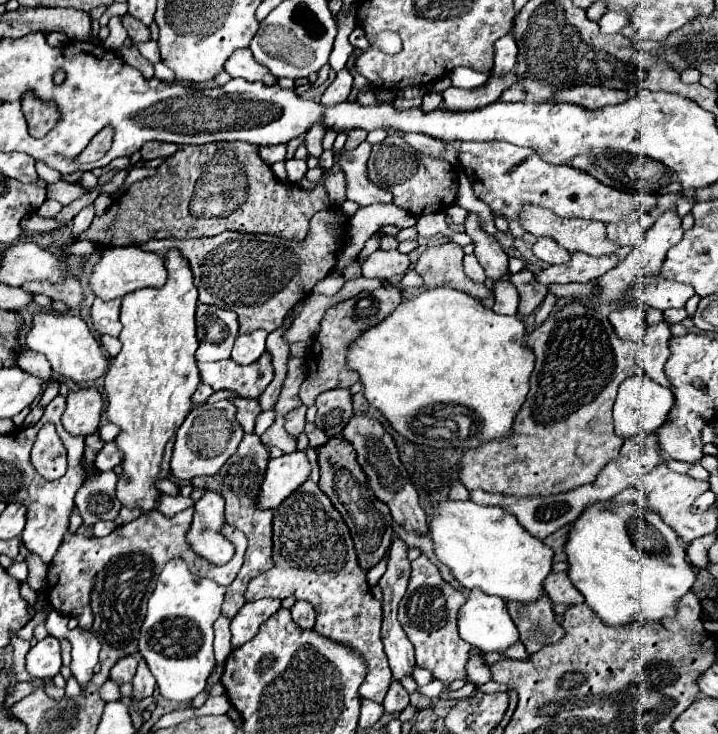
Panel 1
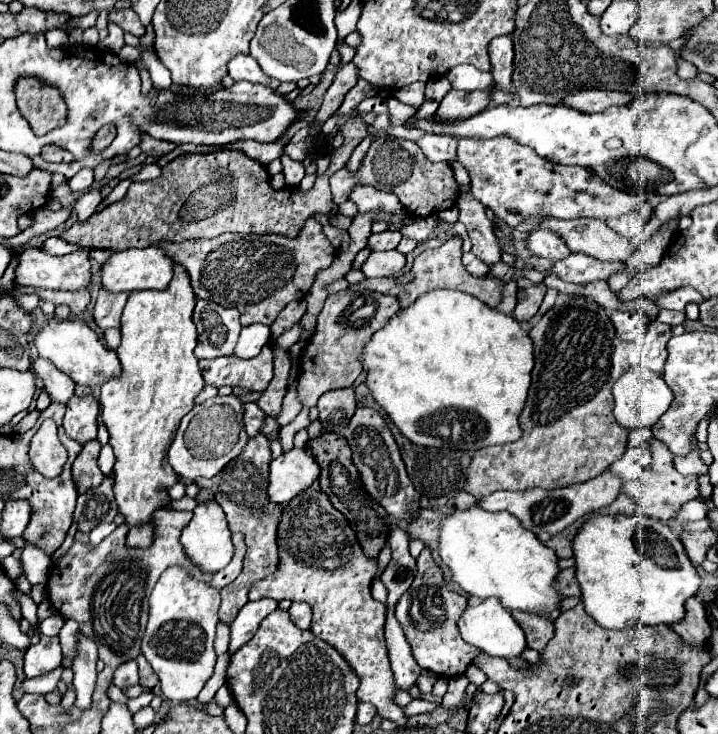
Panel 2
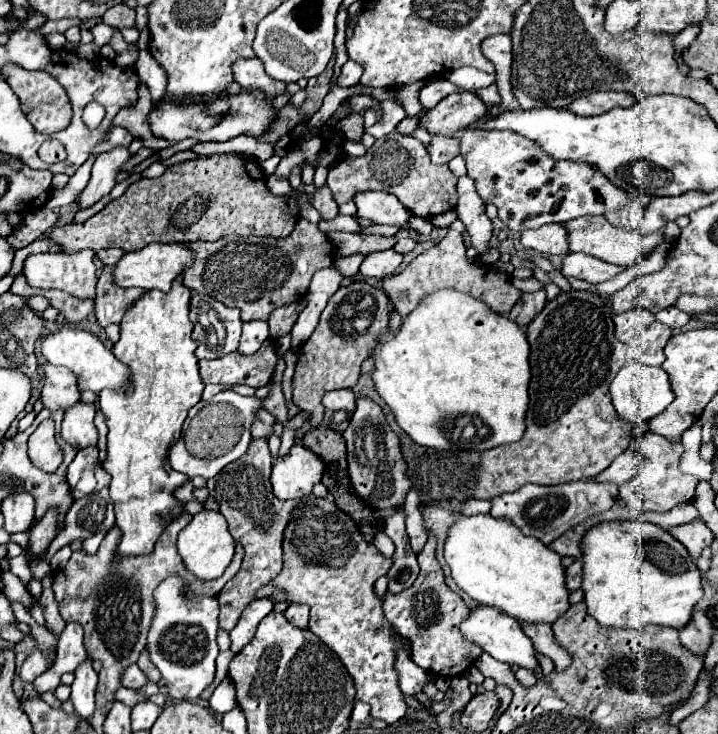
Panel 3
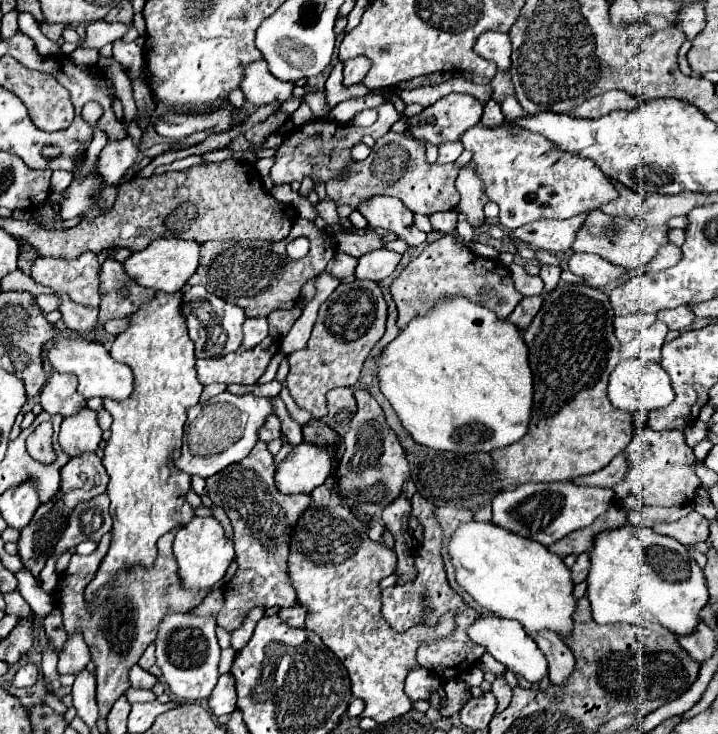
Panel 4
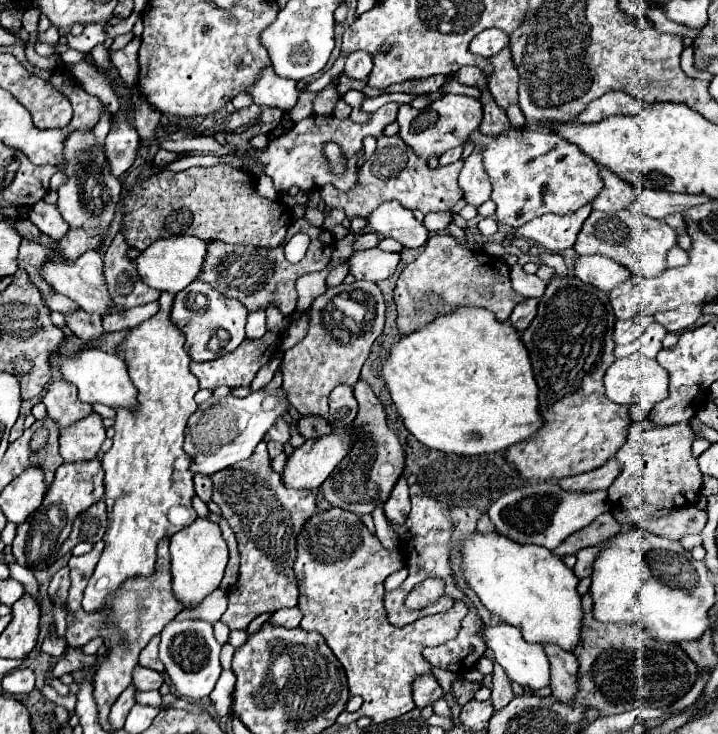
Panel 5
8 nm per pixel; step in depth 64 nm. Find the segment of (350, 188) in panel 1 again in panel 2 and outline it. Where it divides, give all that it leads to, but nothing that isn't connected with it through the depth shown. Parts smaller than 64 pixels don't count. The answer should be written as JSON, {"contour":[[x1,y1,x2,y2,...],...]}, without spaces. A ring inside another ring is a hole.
{"contour":[[364,138,356,148,354,148,354,152,352,152,352,156,350,156,350,160,346,162,346,168,348,170,358,170,360,168,360,164,362,164,362,160,364,160,364,156,366,156,366,152,368,152,368,148,370,148,370,144,372,144,372,140,370,138],[356,184,350,192,350,200,358,206,360,212,368,212,368,210,388,210,392,214,404,214,404,208,400,206,400,202,396,202,394,194,388,192,380,192,372,186,364,186,364,184]]}

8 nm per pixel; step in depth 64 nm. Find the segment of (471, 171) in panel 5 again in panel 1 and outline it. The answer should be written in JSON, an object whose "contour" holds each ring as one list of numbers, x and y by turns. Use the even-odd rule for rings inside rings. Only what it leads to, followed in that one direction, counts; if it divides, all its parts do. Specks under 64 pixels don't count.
{"contour":[[470,214,466,220,466,232,472,236,474,240,474,256,478,258,478,262,482,264,486,276,492,282,498,282,504,278,504,274,508,272,508,256,502,250,502,246,482,230,480,220,476,214]]}

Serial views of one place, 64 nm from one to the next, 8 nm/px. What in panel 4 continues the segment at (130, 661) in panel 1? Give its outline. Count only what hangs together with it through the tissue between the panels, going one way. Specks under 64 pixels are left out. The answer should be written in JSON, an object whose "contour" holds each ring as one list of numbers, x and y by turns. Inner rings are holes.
{"contour":[[132,666,128,678,130,678,130,686,132,686,132,688,148,688,148,690,150,690,150,688,158,682,156,676,148,674,148,672,142,670,140,666]]}

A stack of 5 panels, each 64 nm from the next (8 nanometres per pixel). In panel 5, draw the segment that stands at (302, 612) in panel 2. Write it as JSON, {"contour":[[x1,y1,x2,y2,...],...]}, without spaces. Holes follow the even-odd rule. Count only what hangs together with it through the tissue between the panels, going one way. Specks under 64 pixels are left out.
{"contour":[[298,606,276,610,276,612,272,614,272,618,270,618,272,624,284,626,284,628,298,628,298,626,300,626,300,620,302,620,302,612,300,612]]}

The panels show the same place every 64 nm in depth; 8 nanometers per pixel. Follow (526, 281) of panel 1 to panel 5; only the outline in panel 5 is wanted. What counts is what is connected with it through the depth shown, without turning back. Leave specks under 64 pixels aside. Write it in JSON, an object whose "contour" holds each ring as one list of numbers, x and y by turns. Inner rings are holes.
{"contour":[[526,298,522,300,514,310,512,310,512,316,510,316,510,324,518,330,518,332,524,332,530,322,534,320,536,316,536,308,538,308,538,298]]}

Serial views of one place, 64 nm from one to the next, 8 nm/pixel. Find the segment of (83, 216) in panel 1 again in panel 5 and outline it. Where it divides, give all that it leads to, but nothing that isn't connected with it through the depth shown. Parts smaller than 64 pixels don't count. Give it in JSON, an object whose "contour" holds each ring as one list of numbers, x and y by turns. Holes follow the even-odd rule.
{"contour":[[124,98,122,100,122,108,118,114,114,114,114,126,110,128,110,134,106,138,106,158,110,164,110,174,120,178,134,162,136,162,136,152,140,148,140,136,138,132,126,122,124,116]]}

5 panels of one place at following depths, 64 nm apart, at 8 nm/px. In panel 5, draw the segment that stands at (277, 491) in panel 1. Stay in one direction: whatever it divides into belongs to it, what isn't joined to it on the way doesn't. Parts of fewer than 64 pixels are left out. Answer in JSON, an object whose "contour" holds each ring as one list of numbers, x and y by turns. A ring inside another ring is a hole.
{"contour":[[346,430,344,434,332,432,330,436,318,440,306,440,300,448,292,452,286,460,282,482,288,488,316,490,334,470,334,466,348,454,354,432]]}

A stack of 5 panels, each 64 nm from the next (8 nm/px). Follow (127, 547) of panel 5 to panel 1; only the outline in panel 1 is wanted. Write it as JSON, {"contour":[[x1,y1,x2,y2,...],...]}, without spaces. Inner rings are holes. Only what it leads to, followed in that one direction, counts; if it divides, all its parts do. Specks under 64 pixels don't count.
{"contour":[[168,250,164,266,168,280,162,288,142,288,122,298,120,322,124,328,118,336,122,352,114,358,104,378,108,396,106,416,122,428,116,444,124,454,124,474,118,480,116,494,126,508,138,506,142,512,156,508,160,492,154,488,154,482,170,474,166,444,190,412,190,396,200,384,194,358,198,348,194,322,198,290,192,284,192,270,180,250]]}

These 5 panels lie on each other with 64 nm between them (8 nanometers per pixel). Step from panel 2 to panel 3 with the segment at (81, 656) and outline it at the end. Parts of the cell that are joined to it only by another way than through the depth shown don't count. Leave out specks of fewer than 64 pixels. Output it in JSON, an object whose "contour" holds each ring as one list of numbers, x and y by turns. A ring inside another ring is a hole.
{"contour":[[90,656,76,668,74,674,76,674,76,680,72,682,70,700,74,702,76,712,88,718,92,716,92,710,94,710,94,692,96,692,96,682,98,682,98,674,92,668]]}

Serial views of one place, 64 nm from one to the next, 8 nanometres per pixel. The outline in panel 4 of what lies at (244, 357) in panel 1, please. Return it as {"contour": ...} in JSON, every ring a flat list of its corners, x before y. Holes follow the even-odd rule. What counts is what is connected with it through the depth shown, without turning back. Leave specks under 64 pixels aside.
{"contour":[[248,318,244,322,244,338,242,338,242,348,252,350,258,346,264,338,268,336,268,322,266,318]]}

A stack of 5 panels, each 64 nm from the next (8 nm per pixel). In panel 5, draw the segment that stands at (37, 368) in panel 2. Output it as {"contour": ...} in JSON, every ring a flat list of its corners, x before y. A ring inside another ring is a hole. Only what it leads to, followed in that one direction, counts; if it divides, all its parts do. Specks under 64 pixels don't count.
{"contour":[[64,378,54,380,46,394,42,396,42,402,46,406,46,412,50,418,58,420,60,430,64,426,70,426,72,422,84,418,88,412,92,412,92,406,86,402,80,402,76,396,76,386,66,382]]}

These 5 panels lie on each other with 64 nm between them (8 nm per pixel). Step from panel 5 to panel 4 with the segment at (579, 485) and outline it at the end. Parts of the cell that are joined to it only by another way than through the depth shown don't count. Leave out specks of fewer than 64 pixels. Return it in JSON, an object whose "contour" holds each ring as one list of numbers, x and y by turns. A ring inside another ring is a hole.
{"contour":[[618,454,606,468,598,470,598,472,594,472,590,476,582,476,580,480,576,478,574,482,576,484,586,484,586,486,608,486,608,488,612,488,612,486,616,486,616,484,620,484,624,480,628,470,630,470,630,464,628,464,626,456]]}

